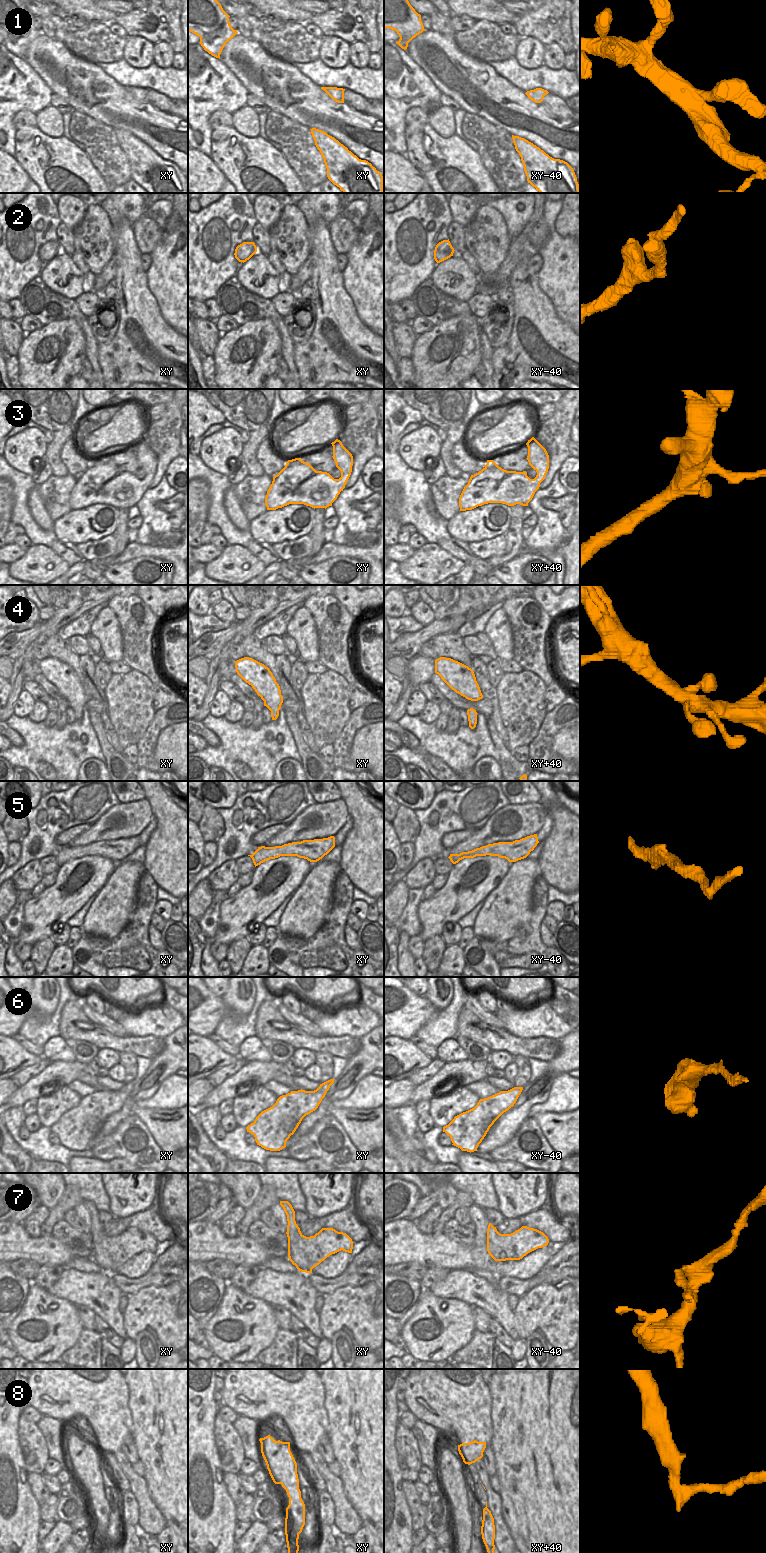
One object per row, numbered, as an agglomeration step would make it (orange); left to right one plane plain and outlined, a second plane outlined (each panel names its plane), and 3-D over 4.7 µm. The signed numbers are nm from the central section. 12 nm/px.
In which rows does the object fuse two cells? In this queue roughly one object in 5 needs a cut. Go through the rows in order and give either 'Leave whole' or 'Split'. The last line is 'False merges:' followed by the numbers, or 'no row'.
1: Leave whole
2: Leave whole
3: Leave whole
4: Leave whole
5: Leave whole
6: Leave whole
7: Split
8: Split
False merges: 7, 8

